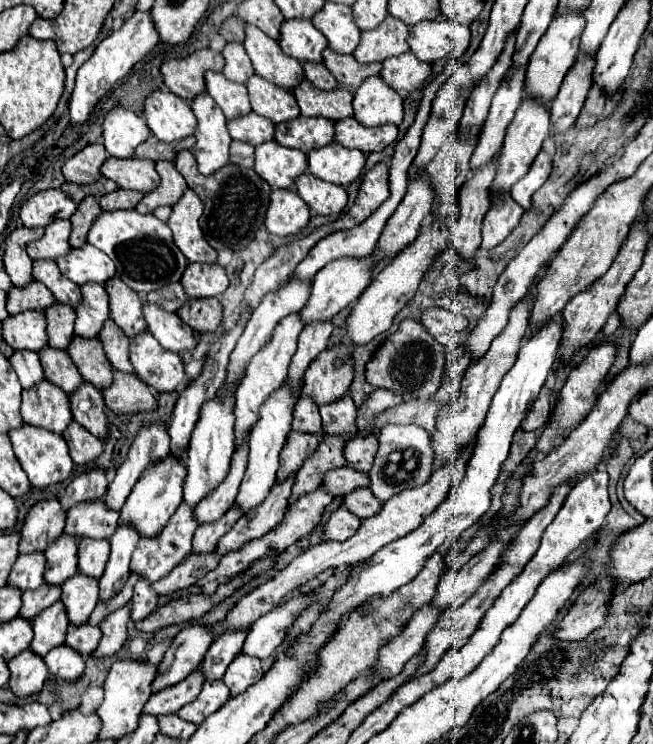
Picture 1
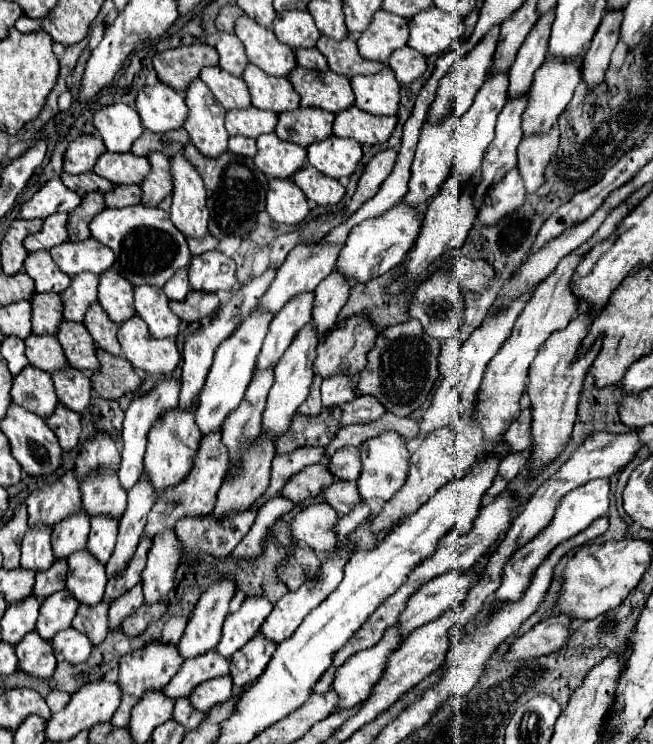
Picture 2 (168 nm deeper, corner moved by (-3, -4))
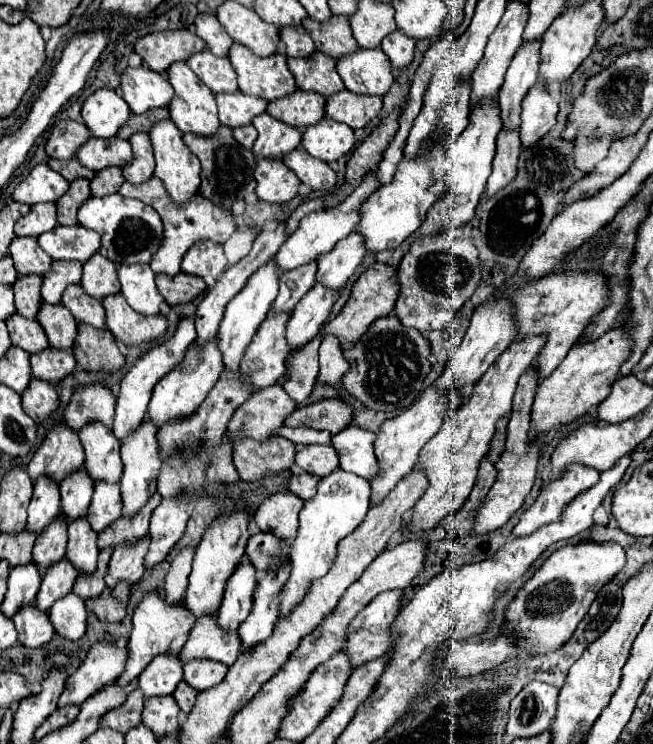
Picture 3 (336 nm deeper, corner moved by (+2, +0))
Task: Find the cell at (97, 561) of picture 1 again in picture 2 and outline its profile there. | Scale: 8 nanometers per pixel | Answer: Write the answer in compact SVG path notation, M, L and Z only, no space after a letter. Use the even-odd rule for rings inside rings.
M92 516L92 530L88 536L88 550L102 564L106 564L114 552L118 536L118 518L114 516Z

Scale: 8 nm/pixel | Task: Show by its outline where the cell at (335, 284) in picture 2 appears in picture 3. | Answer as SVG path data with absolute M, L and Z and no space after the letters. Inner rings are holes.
M351 232L351 236L341 240L329 254L321 256L317 262L317 282L325 288L331 288L333 292L341 292L361 264L365 252L367 250L363 248L361 236L357 232Z

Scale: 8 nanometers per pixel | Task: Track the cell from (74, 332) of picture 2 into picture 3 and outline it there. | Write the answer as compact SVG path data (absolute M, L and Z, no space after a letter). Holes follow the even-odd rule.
M43 302L43 308L39 308L37 322L43 326L49 344L53 348L71 350L75 346L77 338L77 320L67 312L63 306L51 306Z

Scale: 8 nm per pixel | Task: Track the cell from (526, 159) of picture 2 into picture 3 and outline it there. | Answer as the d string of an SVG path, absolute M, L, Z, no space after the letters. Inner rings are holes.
M539 80L521 104L521 142L523 148L533 148L557 122L557 102Z

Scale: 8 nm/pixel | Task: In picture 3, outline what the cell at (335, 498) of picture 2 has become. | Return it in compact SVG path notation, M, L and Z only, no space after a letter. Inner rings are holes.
M299 474L299 476L291 476L289 490L293 494L301 496L303 500L311 500L311 496L315 496L315 492L317 492L317 484L319 484L319 478L317 476Z

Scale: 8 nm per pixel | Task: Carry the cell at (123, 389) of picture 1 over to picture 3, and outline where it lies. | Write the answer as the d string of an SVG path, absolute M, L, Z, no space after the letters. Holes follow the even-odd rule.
M79 324L73 352L77 364L85 372L111 374L125 366L125 356L119 352L113 334L109 330L95 330L87 324Z

